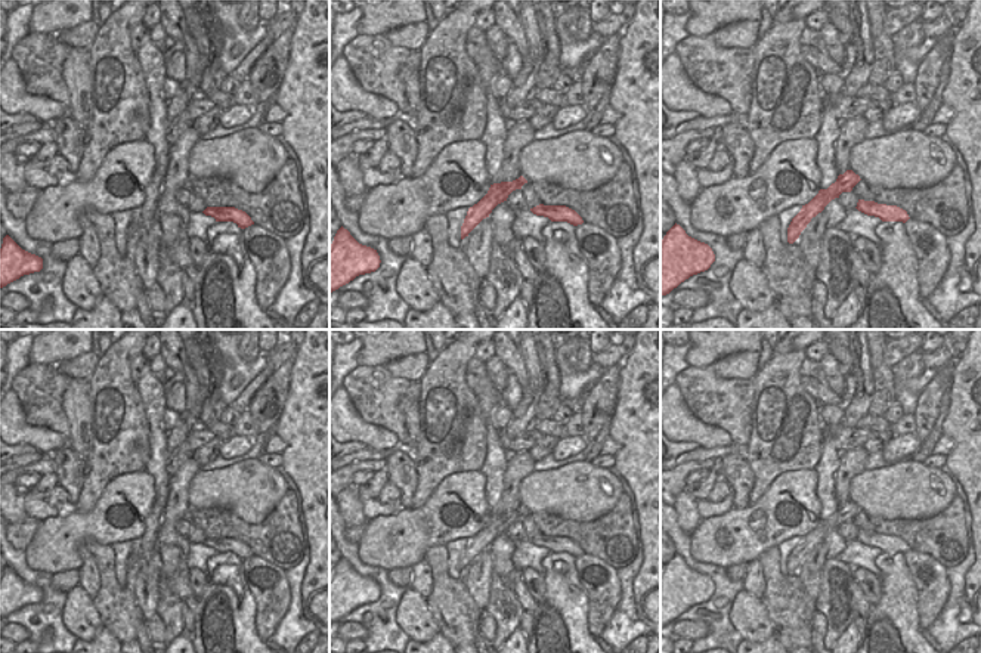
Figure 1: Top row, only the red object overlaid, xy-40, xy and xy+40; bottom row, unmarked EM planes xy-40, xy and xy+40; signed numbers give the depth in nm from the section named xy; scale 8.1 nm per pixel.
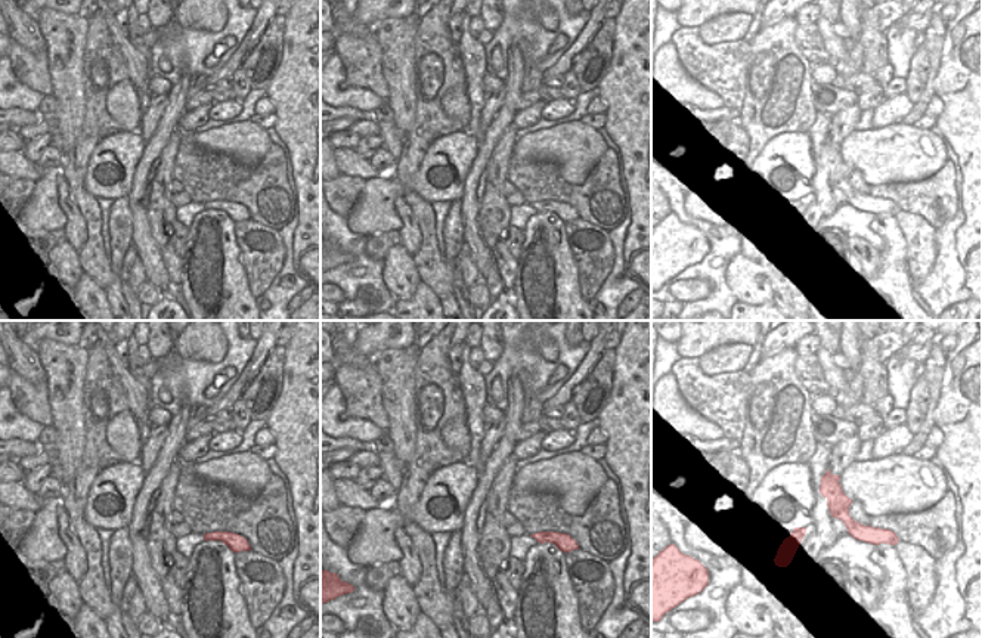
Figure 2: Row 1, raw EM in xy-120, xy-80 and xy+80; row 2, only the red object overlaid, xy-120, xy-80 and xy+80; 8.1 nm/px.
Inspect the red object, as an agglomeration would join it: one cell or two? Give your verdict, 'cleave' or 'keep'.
keep

